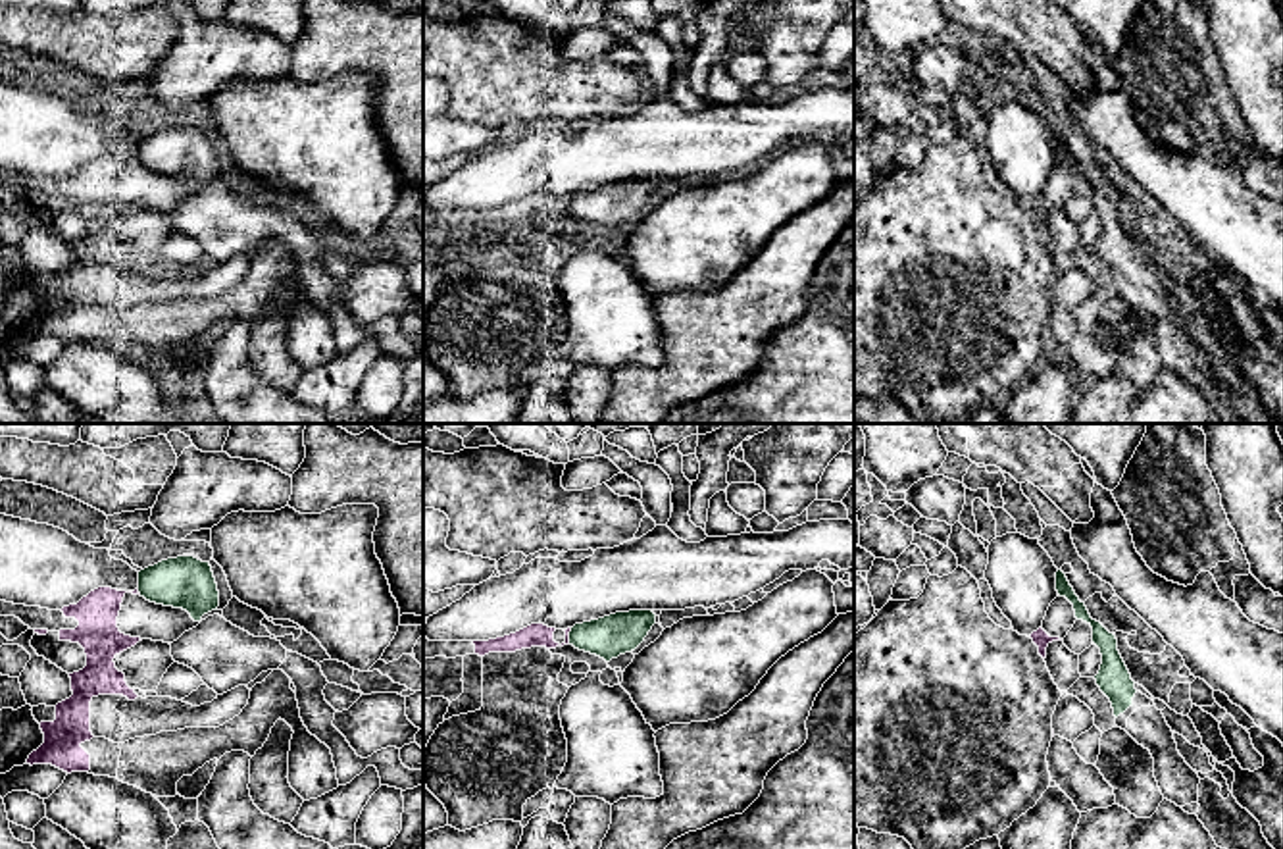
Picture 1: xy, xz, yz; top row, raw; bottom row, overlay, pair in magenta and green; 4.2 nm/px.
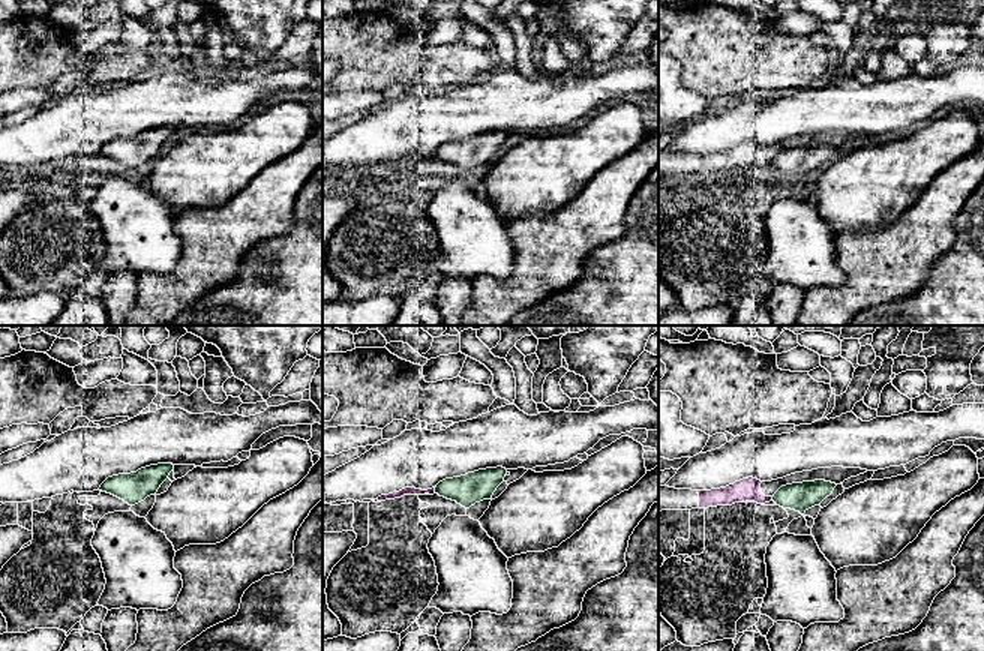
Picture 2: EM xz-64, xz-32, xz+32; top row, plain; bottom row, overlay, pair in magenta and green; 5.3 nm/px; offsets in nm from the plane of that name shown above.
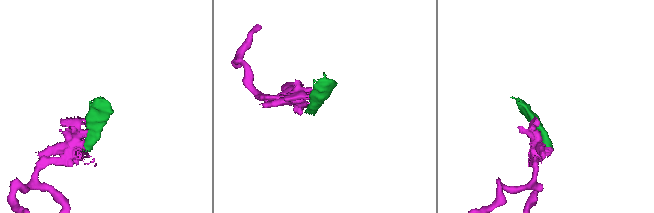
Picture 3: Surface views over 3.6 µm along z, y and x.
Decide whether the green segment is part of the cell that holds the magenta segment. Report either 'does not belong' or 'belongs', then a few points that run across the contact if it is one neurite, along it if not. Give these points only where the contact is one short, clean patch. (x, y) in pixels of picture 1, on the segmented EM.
does not belong

